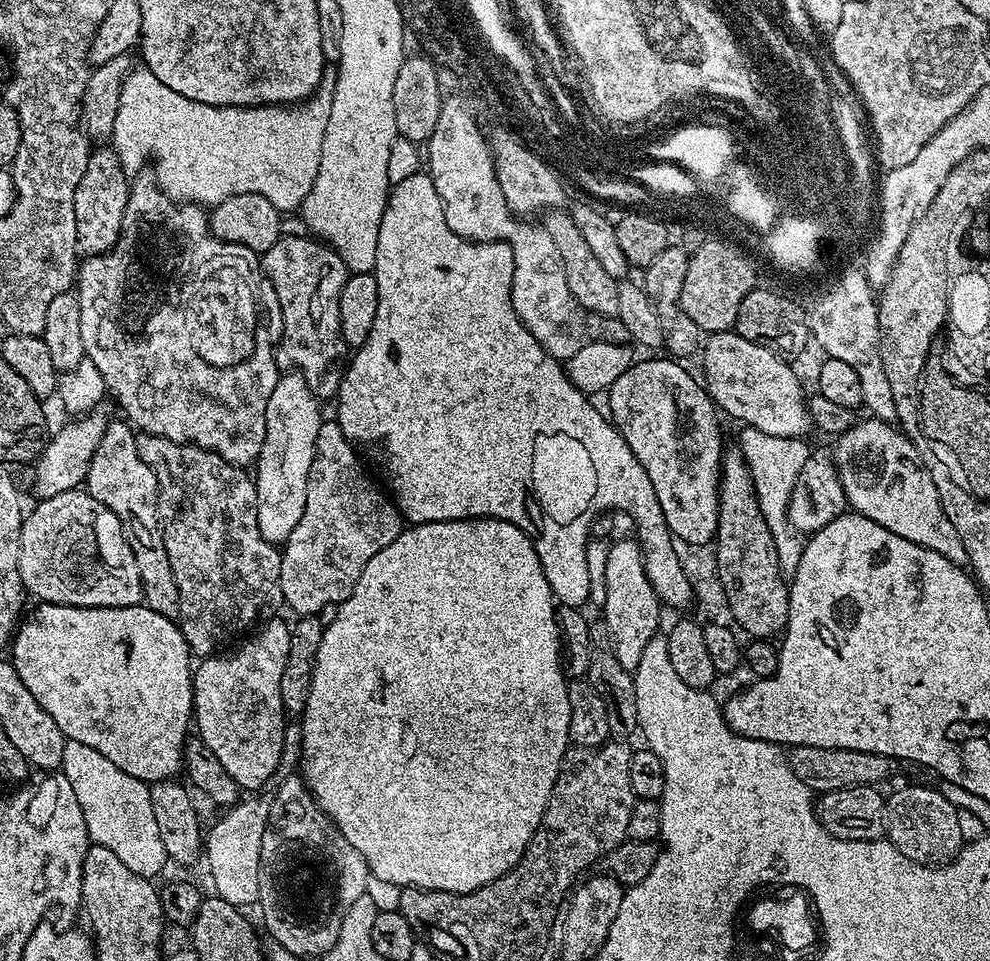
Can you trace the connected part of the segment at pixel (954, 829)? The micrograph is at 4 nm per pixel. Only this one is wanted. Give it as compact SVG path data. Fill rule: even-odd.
M912 784L909 788L896 788L892 793L887 793L884 801L884 831L891 847L902 850L906 858L919 864L939 866L951 861L965 843L962 830L958 827L958 811L954 805L941 794L939 787L923 788L920 784Z

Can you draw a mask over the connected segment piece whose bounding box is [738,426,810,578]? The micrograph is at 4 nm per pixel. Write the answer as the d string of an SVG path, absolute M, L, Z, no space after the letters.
M747 426L739 430L741 432L738 447L742 458L746 458L746 466L754 482L762 518L766 518L766 526L774 538L774 550L778 550L778 566L785 577L791 578L798 570L798 562L802 559L805 537L789 522L788 503L794 490L794 482L802 466L806 466L810 448L807 448L804 445L805 441L800 438L778 438L774 434L765 434L763 430L754 430Z

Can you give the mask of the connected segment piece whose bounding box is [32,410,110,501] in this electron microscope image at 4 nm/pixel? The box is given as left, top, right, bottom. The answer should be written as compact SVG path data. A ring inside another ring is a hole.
M93 410L81 415L75 422L51 433L44 445L43 452L35 461L36 469L32 472L32 492L37 501L54 498L54 494L62 494L66 490L80 488L87 481L90 462L94 458L94 450L98 450L98 442L102 442L102 434L110 419L109 413Z

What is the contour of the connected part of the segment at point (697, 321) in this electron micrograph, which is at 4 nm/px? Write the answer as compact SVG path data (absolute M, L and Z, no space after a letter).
M719 244L704 245L696 260L692 261L687 283L682 285L682 310L686 310L687 316L694 321L694 326L700 328L701 333L733 331L738 318L738 306L742 306L742 298L746 298L746 294L757 287L756 278L757 270L748 268L731 249Z

